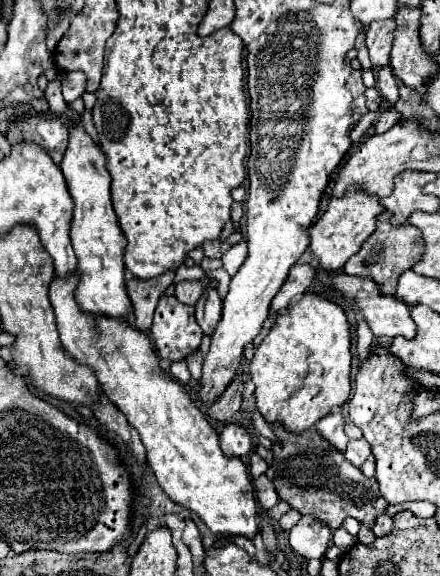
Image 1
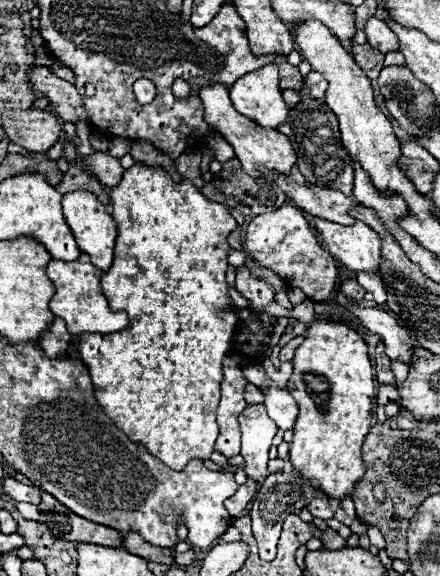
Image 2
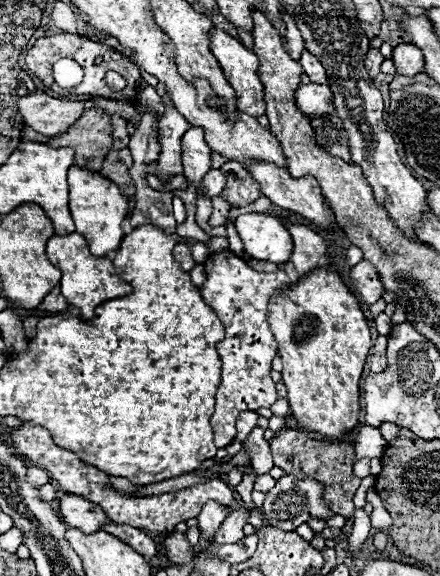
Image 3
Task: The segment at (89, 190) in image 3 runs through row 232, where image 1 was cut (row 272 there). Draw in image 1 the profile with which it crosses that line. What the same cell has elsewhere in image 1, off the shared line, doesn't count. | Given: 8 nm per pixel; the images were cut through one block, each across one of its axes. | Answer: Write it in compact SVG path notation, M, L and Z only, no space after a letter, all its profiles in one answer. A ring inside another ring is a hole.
M74 122L70 130L70 142L60 164L68 190L74 200L72 218L72 246L78 258L80 282L76 288L76 302L94 314L124 318L130 312L130 300L124 288L124 248L126 238L116 222L110 200L110 172L106 170L106 156L102 148L86 134L82 122Z

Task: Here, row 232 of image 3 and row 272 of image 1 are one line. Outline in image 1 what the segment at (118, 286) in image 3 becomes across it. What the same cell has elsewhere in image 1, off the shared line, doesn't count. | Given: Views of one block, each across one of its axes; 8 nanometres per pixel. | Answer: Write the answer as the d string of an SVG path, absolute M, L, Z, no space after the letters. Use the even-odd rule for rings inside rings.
M74 272L74 278L68 278L66 282L62 282L60 278L54 278L50 284L50 302L52 302L54 314L56 314L60 340L64 344L64 348L78 362L82 362L94 370L104 394L126 416L130 426L138 430L140 440L146 448L148 466L156 474L160 488L176 504L196 512L214 534L238 534L238 536L246 536L246 538L254 540L254 536L258 532L256 498L254 498L254 488L252 488L252 482L248 478L248 472L246 472L246 466L242 464L242 460L226 458L222 454L216 430L208 424L206 416L192 402L192 398L182 388L182 384L158 366L158 356L154 354L152 342L148 340L148 336L140 330L132 328L128 320L84 312L78 306L78 302L74 300L76 284L78 284L78 272Z

